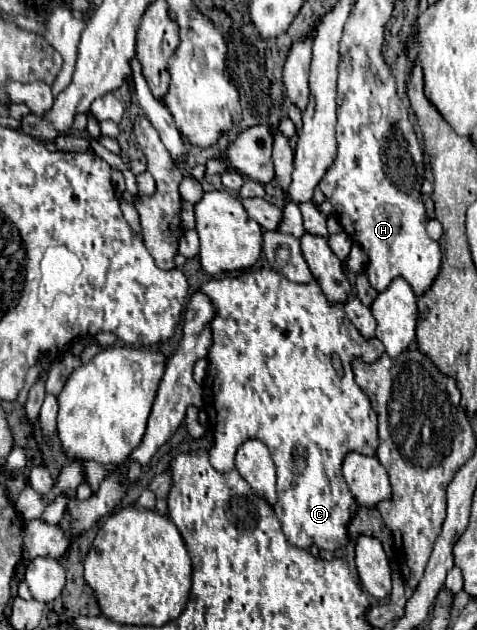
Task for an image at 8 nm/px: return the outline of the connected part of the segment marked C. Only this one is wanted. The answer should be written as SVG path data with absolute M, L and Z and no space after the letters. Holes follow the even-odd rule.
M252 269L246 271L238 277L224 277L224 279L212 279L208 283L204 283L200 287L200 291L204 295L208 295L208 299L212 301L212 305L216 307L216 315L210 323L212 329L212 345L208 349L208 369L206 369L206 377L204 377L204 405L206 405L206 413L208 413L208 421L214 433L214 447L210 449L210 463L214 469L218 469L220 473L228 473L234 469L234 455L236 449L246 441L246 439L260 439L268 445L272 459L276 466L277 477L277 503L274 505L274 511L282 523L282 531L286 535L286 539L290 541L290 545L296 547L312 547L316 545L318 549L326 549L326 551L336 551L338 547L348 543L348 523L356 511L356 501L352 497L352 493L348 491L348 485L342 477L342 457L350 451L358 451L358 453L366 453L366 455L374 455L374 449L378 447L378 429L376 429L376 413L370 405L370 399L362 393L362 389L358 389L356 381L354 381L354 373L350 373L350 357L360 357L364 361L376 361L380 355L384 355L384 345L382 341L378 341L378 337L366 339L360 335L360 331L350 323L350 319L344 315L344 305L342 303L330 303L326 299L326 295L322 293L320 285L316 281L310 283L292 283L288 281L282 273L272 271L272 269ZM334 355L340 359L342 369L336 371L332 359ZM298 451L302 451L302 465L296 465L296 455Z

